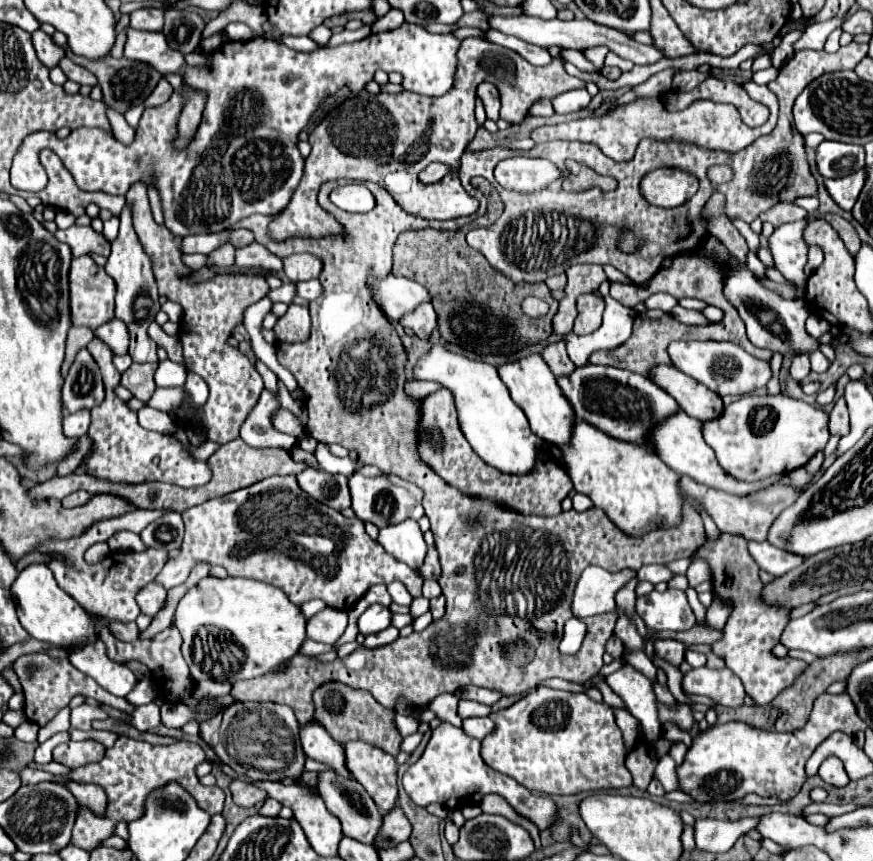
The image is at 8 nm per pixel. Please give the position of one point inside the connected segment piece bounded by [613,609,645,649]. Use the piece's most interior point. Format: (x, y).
(625, 630)

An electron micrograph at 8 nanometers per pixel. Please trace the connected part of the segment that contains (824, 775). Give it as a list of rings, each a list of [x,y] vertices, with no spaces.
[[[827,757],[827,759],[821,763],[821,767],[819,767],[819,777],[821,777],[825,783],[833,785],[833,787],[845,787],[845,785],[849,783],[849,777],[847,777],[847,773],[845,773],[845,769],[843,769],[843,763],[841,763],[841,759],[837,759],[837,757]]]

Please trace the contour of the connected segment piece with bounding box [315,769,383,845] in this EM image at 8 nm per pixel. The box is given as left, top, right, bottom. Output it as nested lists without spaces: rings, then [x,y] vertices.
[[[325,769],[325,771],[317,773],[315,789],[319,791],[321,799],[325,801],[325,807],[341,821],[343,835],[347,835],[351,839],[359,839],[361,843],[373,845],[375,831],[379,831],[379,823],[383,821],[383,813],[379,813],[379,809],[375,807],[375,801],[367,795],[367,791],[363,789],[361,783],[357,783],[355,779],[345,779],[331,769]]]

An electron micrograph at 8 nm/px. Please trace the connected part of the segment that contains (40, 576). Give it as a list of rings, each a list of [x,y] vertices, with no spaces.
[[[45,563],[27,565],[25,571],[21,571],[13,581],[11,597],[17,607],[19,623],[31,637],[61,647],[95,643],[97,637],[93,635],[89,613],[75,599],[71,599],[63,589],[59,589],[55,577],[51,575],[51,569]]]

